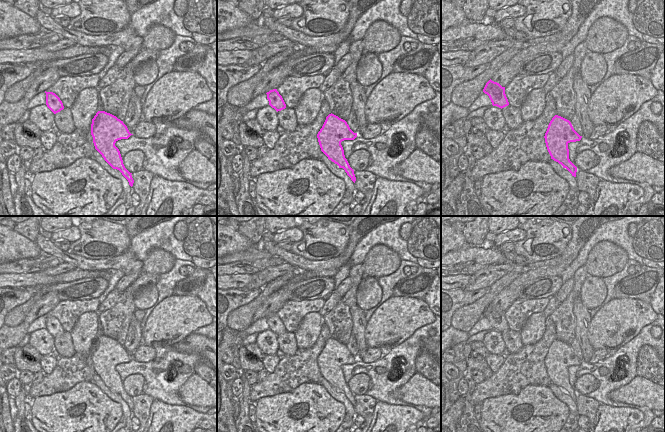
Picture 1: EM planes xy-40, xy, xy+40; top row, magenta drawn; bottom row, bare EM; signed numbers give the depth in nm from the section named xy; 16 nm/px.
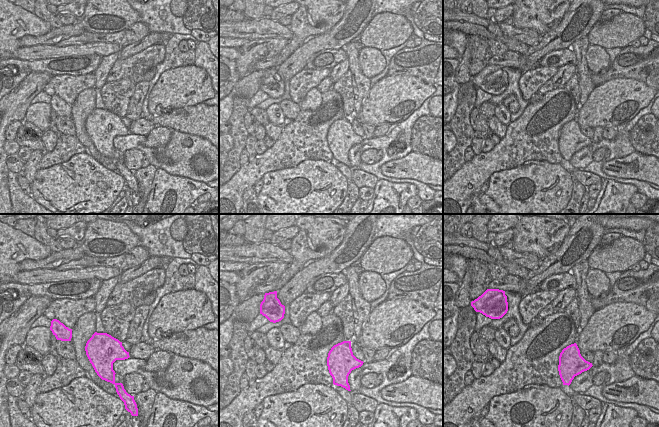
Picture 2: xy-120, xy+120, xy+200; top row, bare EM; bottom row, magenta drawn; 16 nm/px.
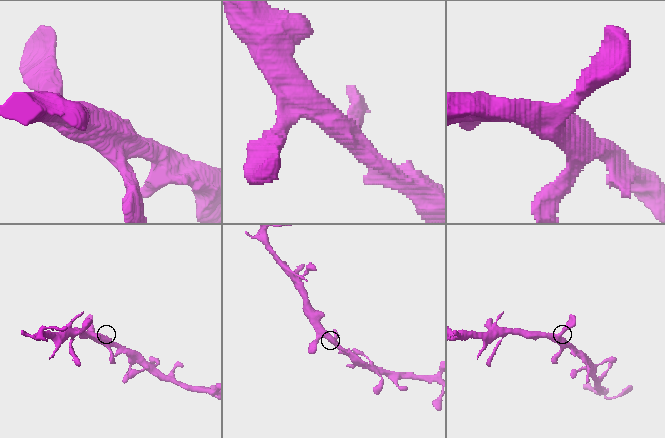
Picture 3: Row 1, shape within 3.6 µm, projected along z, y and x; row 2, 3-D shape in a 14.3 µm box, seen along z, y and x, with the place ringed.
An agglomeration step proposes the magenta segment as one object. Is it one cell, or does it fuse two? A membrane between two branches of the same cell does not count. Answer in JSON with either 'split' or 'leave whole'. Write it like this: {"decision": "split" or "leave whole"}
{"decision": "leave whole"}

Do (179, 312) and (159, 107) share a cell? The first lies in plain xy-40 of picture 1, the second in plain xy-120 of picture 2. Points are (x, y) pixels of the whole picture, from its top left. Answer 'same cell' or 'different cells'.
same cell

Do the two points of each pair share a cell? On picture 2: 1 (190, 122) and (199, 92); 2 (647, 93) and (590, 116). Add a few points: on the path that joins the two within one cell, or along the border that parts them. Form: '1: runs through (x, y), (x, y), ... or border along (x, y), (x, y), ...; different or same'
1: border along (202, 102), (172, 110); different
2: runs through (633, 95), (624, 97), (604, 107); same

